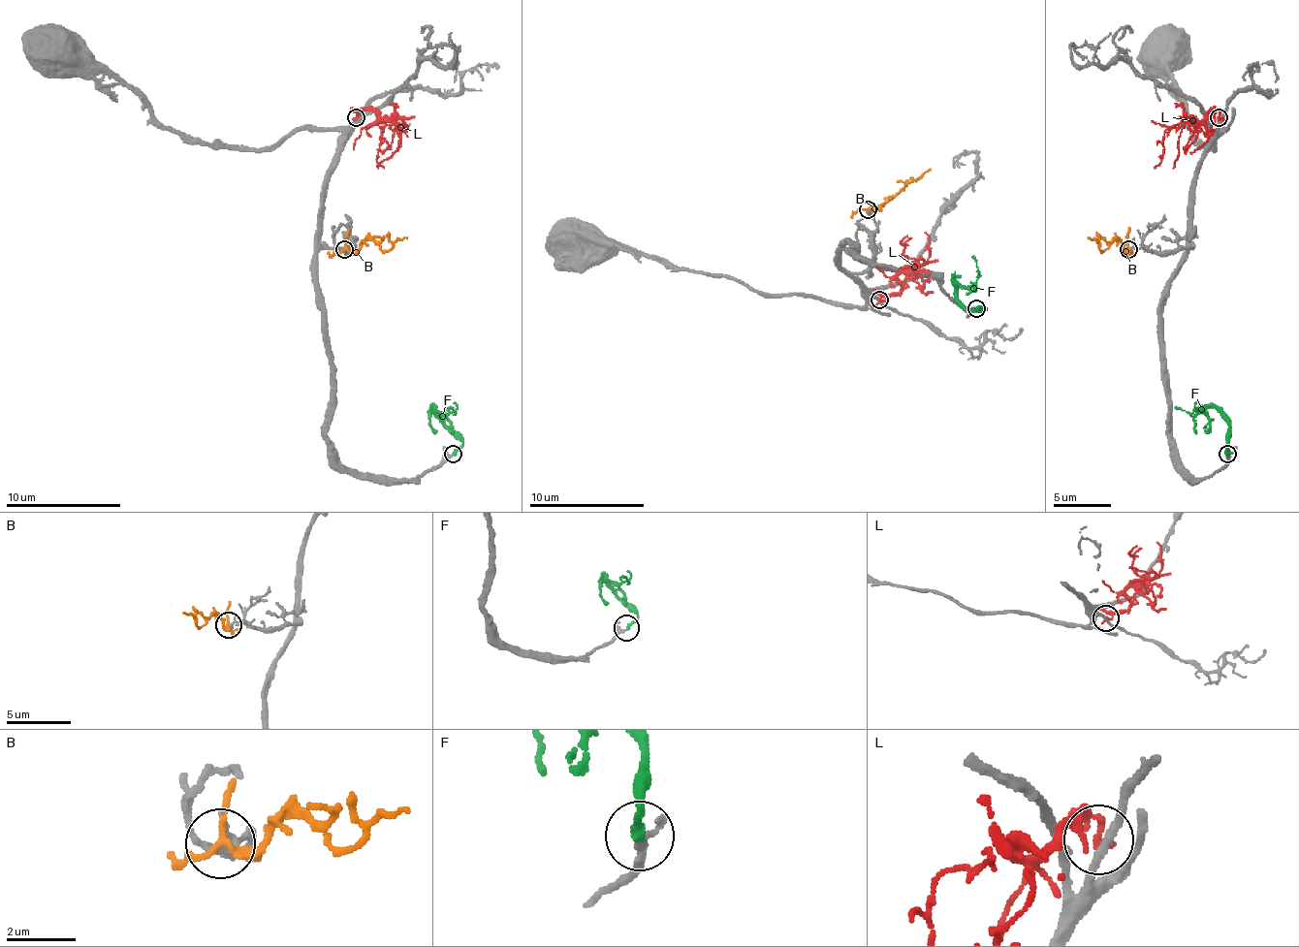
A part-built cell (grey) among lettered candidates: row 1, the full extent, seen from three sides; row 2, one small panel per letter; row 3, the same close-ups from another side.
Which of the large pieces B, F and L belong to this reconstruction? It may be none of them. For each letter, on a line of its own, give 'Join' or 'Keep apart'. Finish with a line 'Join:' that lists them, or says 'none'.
B: Keep apart
F: Join
L: Keep apart
Join: F

